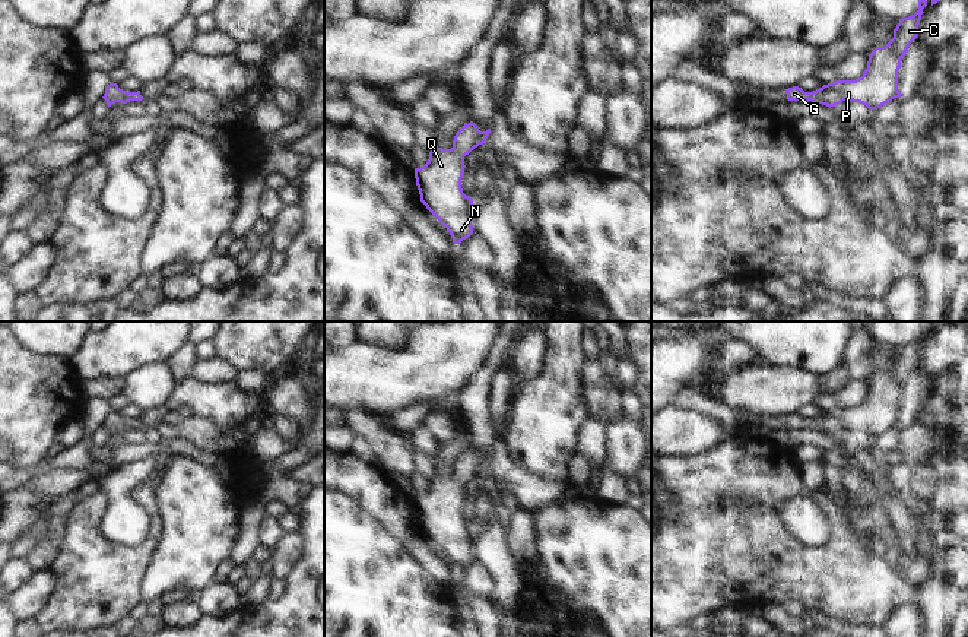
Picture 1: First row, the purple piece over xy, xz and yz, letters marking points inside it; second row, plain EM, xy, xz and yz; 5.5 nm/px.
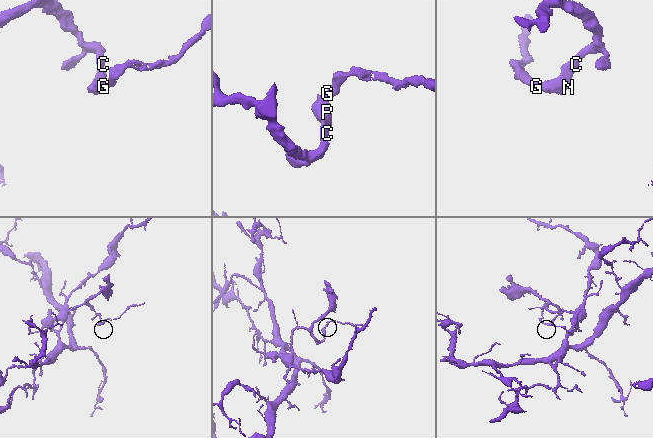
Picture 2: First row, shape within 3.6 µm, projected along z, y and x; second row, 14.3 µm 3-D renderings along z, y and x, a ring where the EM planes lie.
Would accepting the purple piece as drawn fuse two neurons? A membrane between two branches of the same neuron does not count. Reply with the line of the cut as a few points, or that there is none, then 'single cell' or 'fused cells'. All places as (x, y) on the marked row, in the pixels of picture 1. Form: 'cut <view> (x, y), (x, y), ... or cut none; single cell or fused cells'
cut none; single cell

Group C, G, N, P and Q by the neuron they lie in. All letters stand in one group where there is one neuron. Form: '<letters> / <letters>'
C G N P Q

